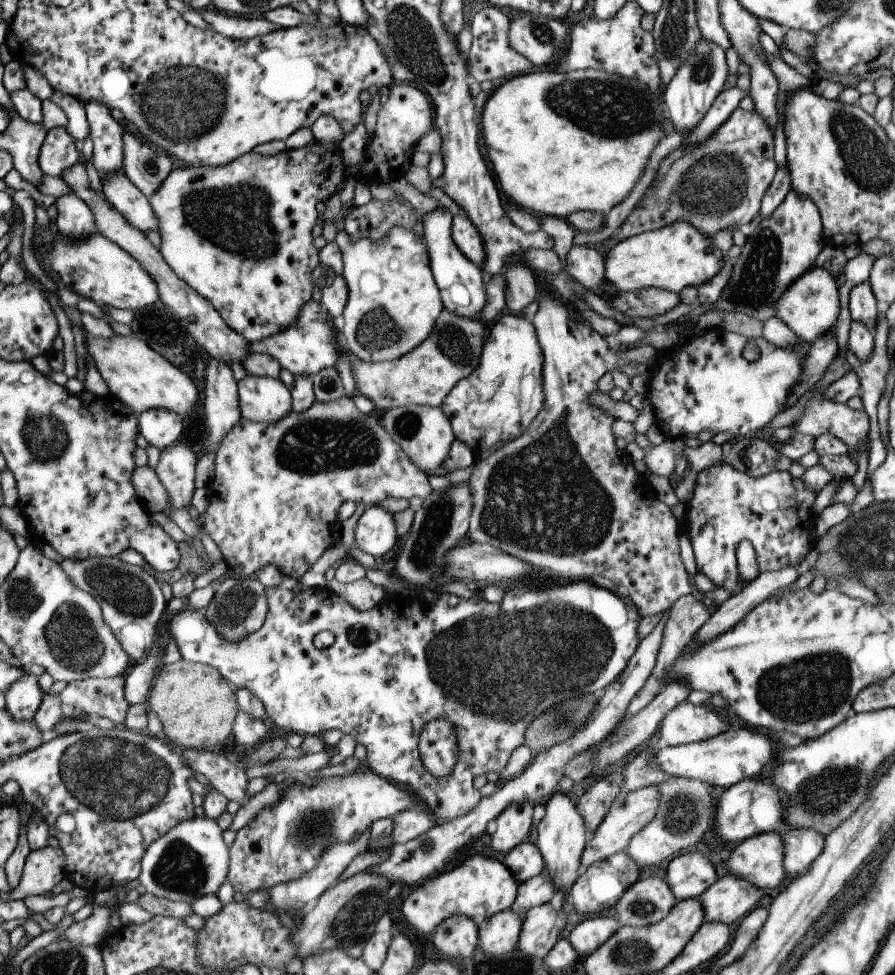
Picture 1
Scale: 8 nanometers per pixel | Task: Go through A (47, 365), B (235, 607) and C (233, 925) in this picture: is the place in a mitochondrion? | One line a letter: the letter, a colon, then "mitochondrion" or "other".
A: other
B: mitochondrion
C: other

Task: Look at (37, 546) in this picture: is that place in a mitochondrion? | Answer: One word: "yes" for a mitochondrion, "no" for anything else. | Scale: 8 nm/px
no

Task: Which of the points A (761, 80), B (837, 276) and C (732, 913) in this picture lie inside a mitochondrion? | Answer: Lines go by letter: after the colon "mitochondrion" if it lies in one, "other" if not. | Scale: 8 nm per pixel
A: other
B: other
C: other

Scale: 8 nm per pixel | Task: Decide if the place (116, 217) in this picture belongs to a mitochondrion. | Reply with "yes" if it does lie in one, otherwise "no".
no

